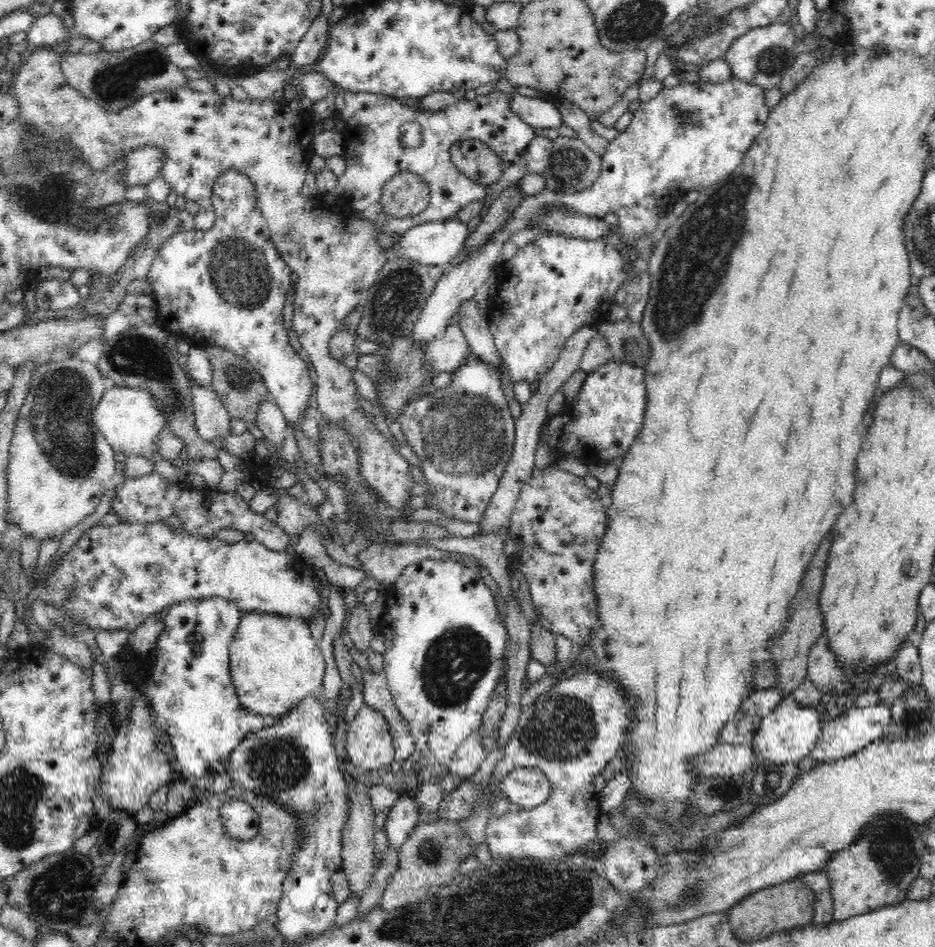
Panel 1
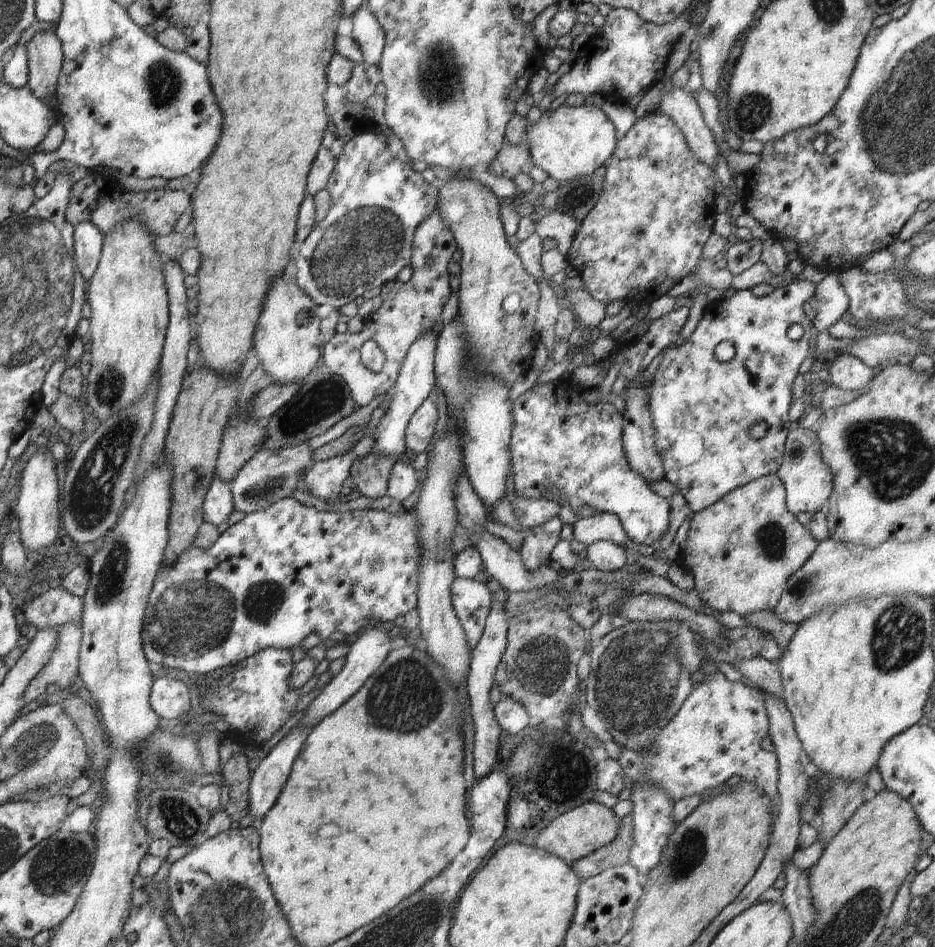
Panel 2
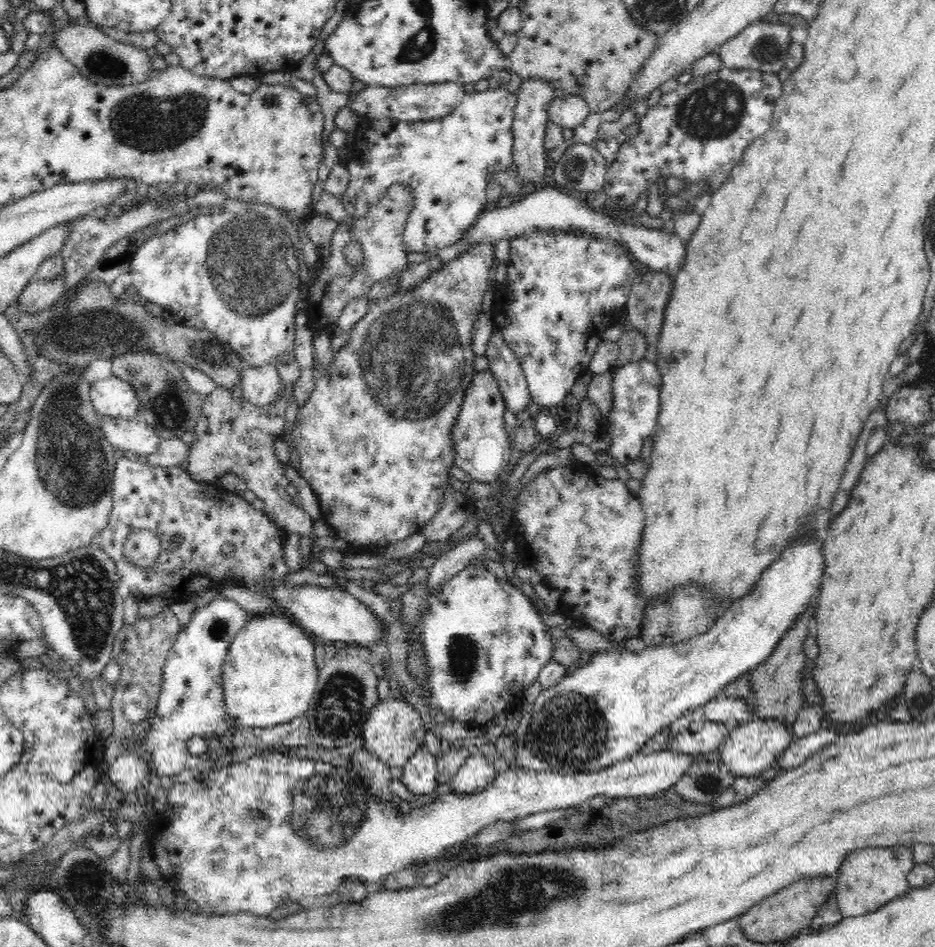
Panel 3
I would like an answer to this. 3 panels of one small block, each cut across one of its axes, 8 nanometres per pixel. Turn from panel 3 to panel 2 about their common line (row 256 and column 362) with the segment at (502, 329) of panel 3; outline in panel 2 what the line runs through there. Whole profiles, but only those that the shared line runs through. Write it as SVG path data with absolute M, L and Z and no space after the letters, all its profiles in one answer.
M292 497L282 498L268 506L266 510L252 512L237 524L228 527L218 538L218 542L210 549L192 547L168 568L162 565L154 582L151 596L144 612L144 628L142 628L142 646L148 662L162 664L174 670L192 672L194 674L210 674L242 662L252 654L264 648L292 649L301 644L310 634L318 634L322 641L330 639L334 632L343 632L345 635L358 634L365 628L375 625L376 622L392 622L398 616L408 614L417 607L418 570L420 570L420 542L418 542L418 522L416 512L405 510L402 514L390 514L384 510L354 510L338 512L320 512L316 508L308 508Z

